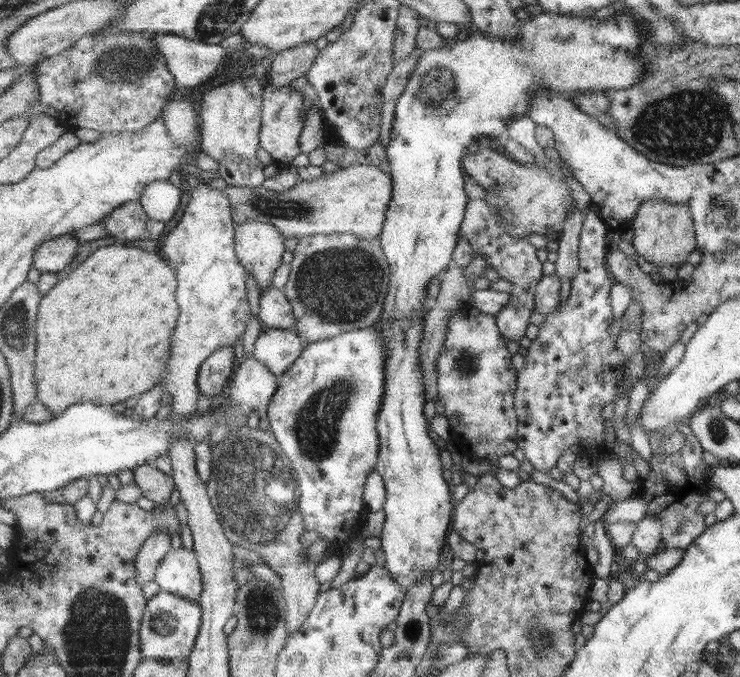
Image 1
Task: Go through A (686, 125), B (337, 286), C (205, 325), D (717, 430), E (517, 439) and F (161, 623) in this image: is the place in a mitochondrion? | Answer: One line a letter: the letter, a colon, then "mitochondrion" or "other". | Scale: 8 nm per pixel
A: mitochondrion
B: mitochondrion
C: mitochondrion
D: mitochondrion
E: other
F: mitochondrion

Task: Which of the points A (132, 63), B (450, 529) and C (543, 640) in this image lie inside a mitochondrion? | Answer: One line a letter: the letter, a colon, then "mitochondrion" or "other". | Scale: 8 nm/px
A: mitochondrion
B: other
C: mitochondrion

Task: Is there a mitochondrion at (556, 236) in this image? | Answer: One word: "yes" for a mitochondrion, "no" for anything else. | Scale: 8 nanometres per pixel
no

